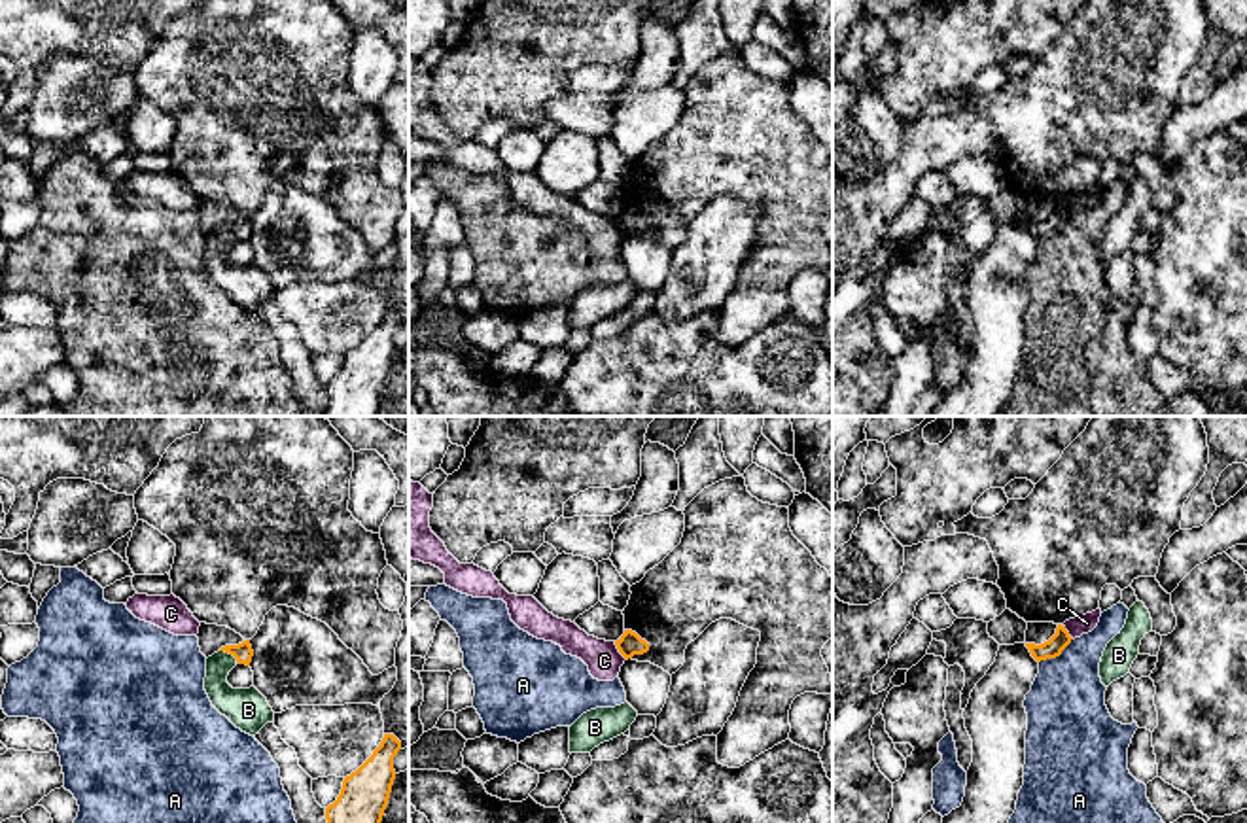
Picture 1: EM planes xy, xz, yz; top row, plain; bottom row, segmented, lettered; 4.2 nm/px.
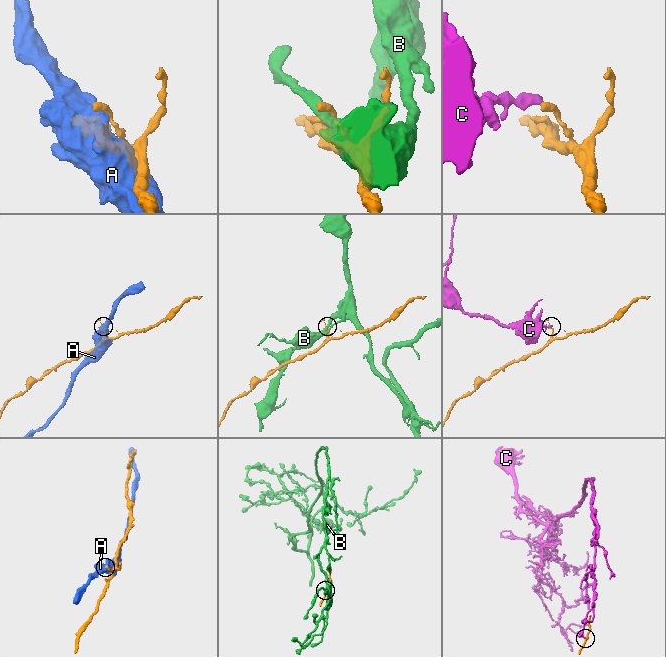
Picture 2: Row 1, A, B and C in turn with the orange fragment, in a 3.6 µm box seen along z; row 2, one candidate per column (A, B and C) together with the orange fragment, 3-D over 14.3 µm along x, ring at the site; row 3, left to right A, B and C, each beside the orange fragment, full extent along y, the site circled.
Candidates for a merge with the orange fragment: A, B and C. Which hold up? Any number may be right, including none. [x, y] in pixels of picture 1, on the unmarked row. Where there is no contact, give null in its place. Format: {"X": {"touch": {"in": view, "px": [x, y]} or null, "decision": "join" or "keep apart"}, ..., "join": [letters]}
{"A": {"touch": {"in": "yz", "px": [1056, 231]}, "decision": "keep apart"}, "B": {"touch": {"in": "xy", "px": [229, 229]}, "decision": "keep apart"}, "C": {"touch": {"in": "xz", "px": [619, 227]}, "decision": "keep apart"}, "join": []}

